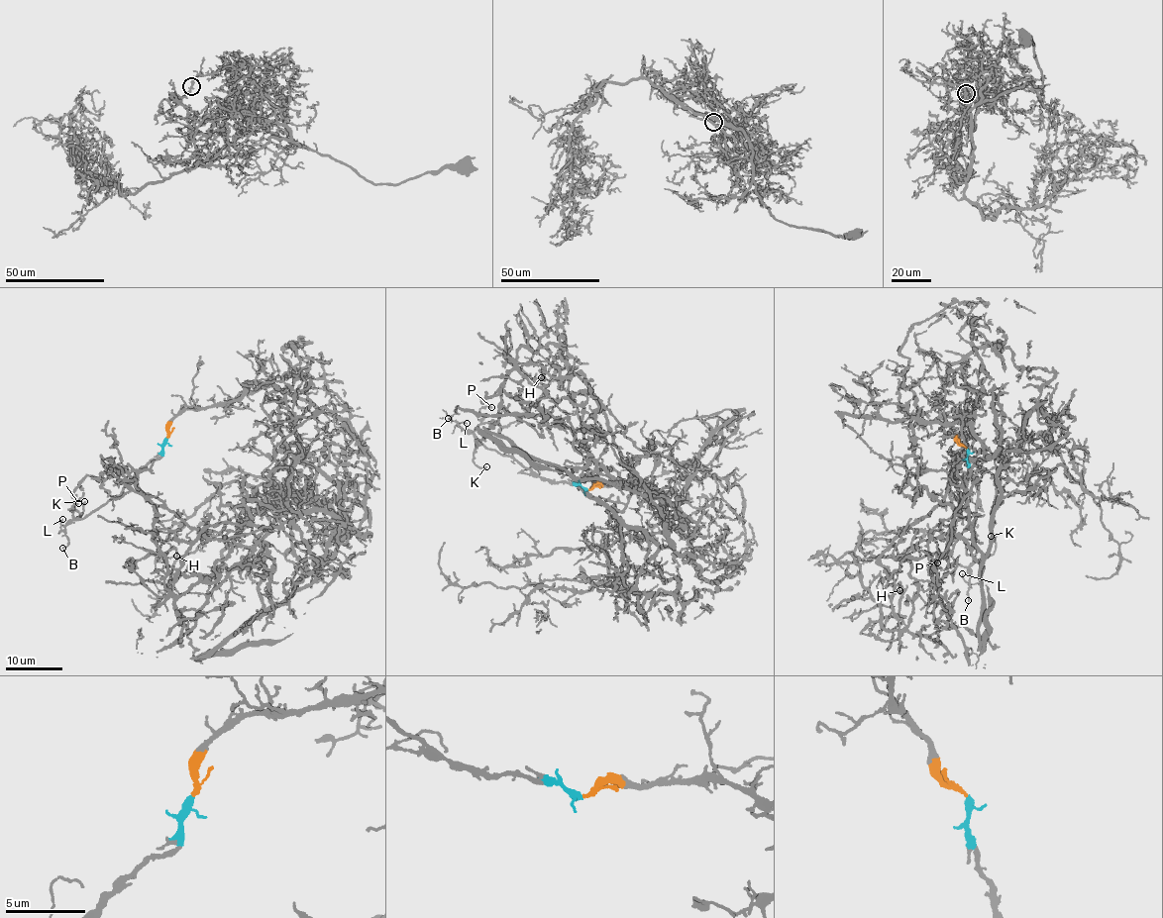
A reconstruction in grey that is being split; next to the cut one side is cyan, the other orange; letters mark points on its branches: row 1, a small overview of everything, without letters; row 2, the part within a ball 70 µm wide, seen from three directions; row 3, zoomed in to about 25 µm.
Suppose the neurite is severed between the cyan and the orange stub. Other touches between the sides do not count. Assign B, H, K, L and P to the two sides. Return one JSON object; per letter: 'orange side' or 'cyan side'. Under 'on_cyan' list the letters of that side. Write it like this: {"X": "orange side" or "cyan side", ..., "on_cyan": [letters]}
{"B": "cyan side", "H": "orange side", "K": "cyan side", "L": "cyan side", "P": "cyan side", "on_cyan": ["B", "K", "L", "P"]}

